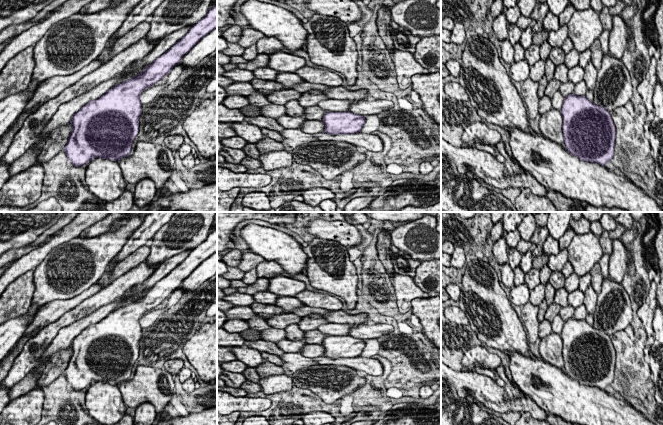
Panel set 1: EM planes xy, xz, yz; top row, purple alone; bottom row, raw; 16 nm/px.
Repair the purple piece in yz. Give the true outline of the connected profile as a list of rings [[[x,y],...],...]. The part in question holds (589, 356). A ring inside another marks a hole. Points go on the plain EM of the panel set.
[[[574,317],[564,322],[562,355],[567,375],[604,390],[614,379],[616,352],[610,336]]]

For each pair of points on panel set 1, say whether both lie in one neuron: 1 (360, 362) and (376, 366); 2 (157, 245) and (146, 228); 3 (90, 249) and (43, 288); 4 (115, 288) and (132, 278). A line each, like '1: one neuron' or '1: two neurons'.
1: one neuron
2: two neurons
3: one neuron
4: one neuron

